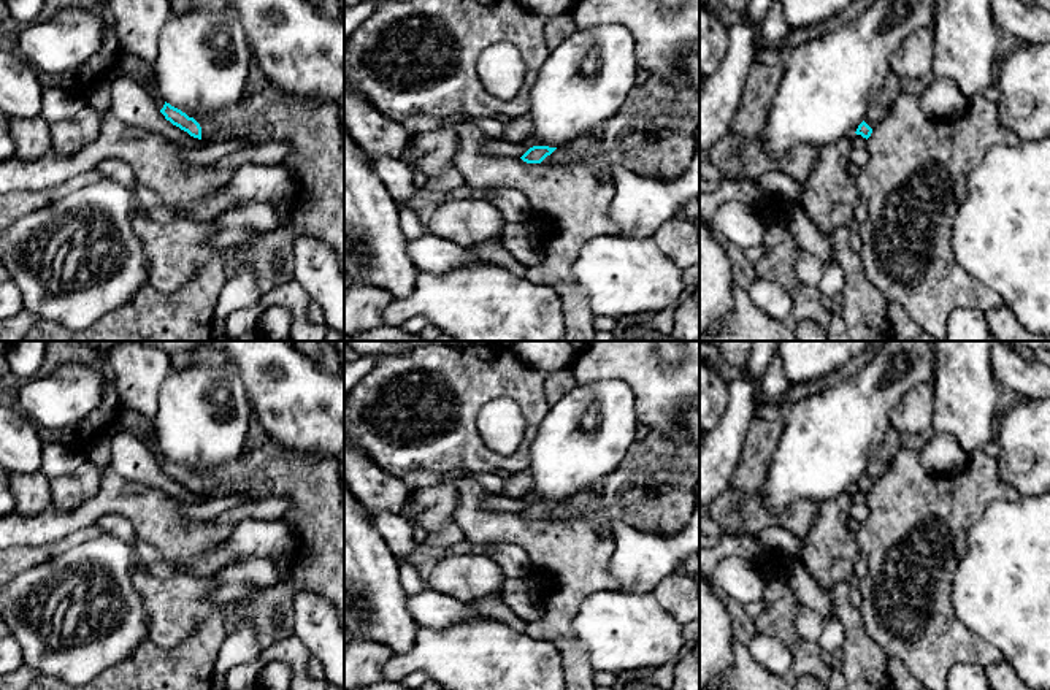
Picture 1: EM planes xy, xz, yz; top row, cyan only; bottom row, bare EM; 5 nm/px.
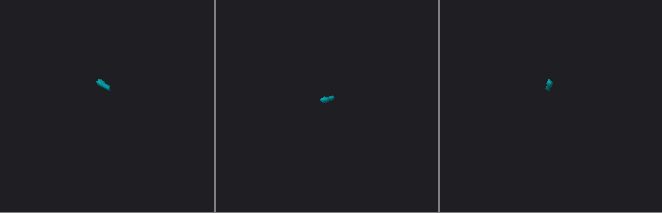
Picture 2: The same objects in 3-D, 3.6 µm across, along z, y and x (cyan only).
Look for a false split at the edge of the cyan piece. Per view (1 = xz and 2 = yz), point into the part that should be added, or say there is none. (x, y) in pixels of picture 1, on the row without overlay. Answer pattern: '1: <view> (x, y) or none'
1: xz (651, 463)
2: yz (881, 460)

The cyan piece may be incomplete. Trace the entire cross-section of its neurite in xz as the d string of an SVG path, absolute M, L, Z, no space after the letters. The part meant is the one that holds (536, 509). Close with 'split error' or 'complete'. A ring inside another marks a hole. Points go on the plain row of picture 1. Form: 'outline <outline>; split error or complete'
outline M650 431L644 441L634 441L614 474L563 503L533 501L520 514L527 519L582 519L600 533L611 533L612 522L623 522L639 531L666 536L680 531L698 504L699 446L687 439L666 438Z; split error

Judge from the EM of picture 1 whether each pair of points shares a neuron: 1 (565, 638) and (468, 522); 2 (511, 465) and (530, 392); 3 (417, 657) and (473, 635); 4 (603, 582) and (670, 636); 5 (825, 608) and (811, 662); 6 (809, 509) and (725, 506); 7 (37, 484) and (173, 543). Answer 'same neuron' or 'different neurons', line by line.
1: same neuron
2: same neuron
3: same neuron
4: different neurons
5: different neurons
6: same neuron
7: different neurons

